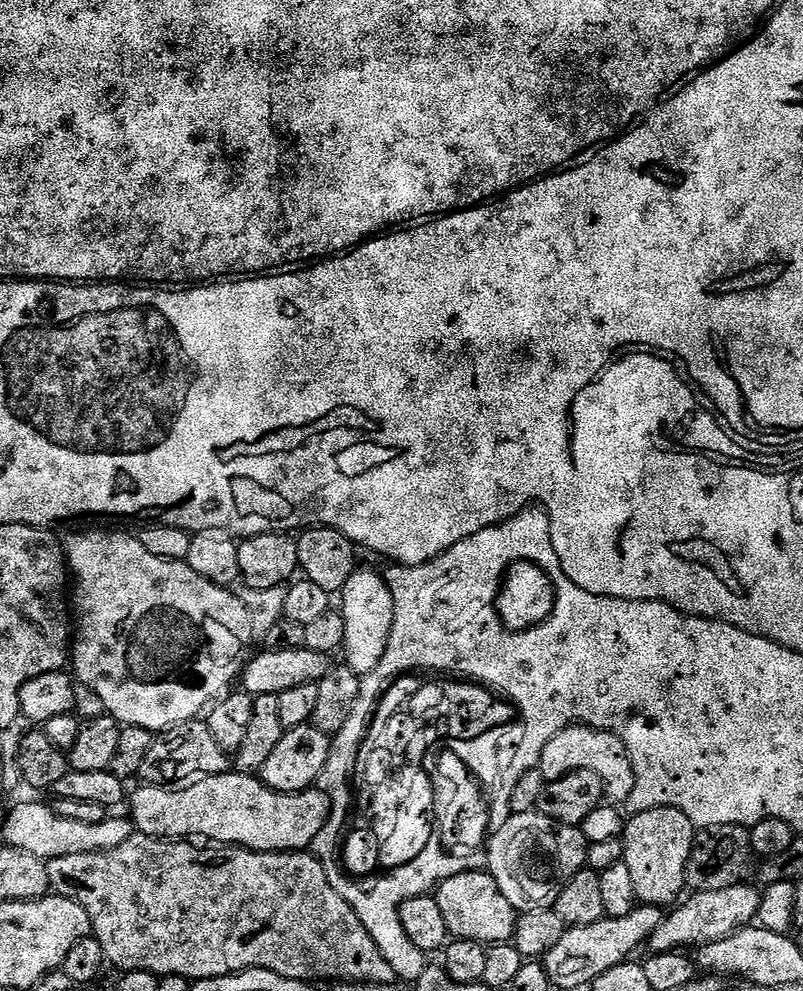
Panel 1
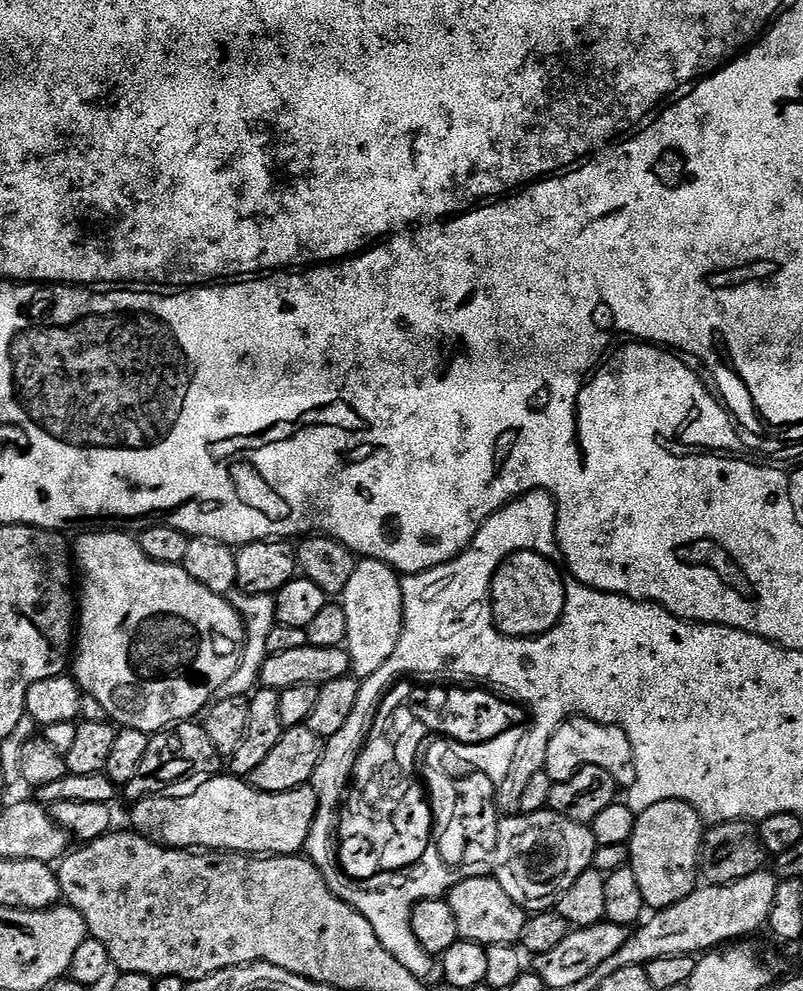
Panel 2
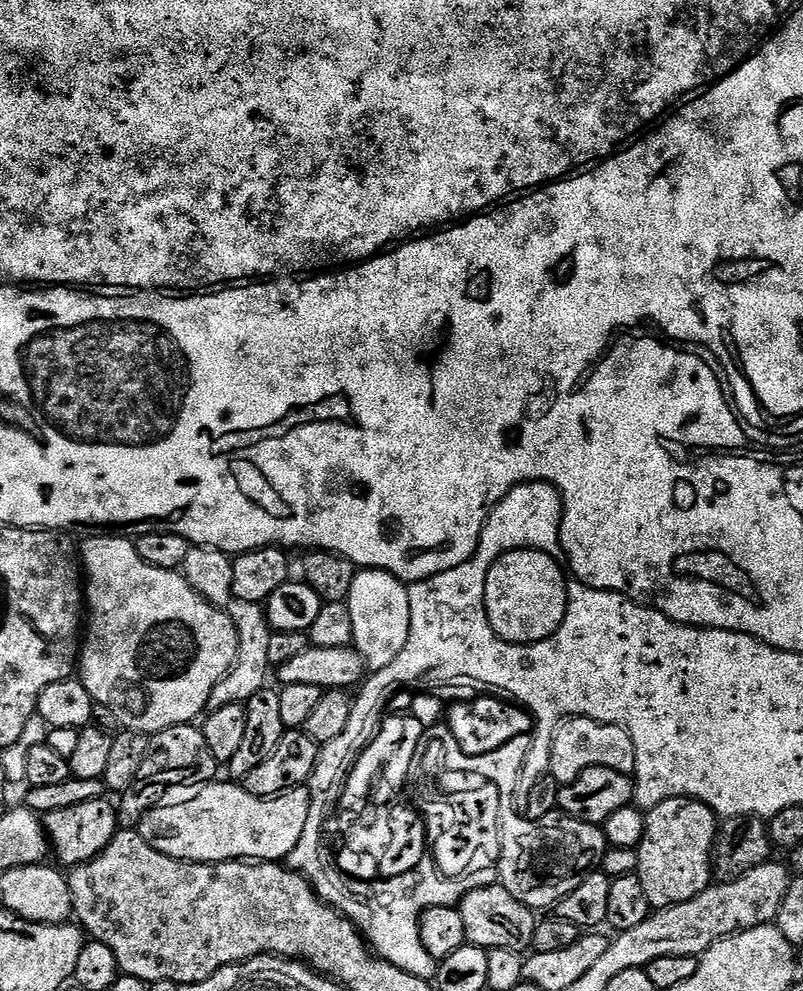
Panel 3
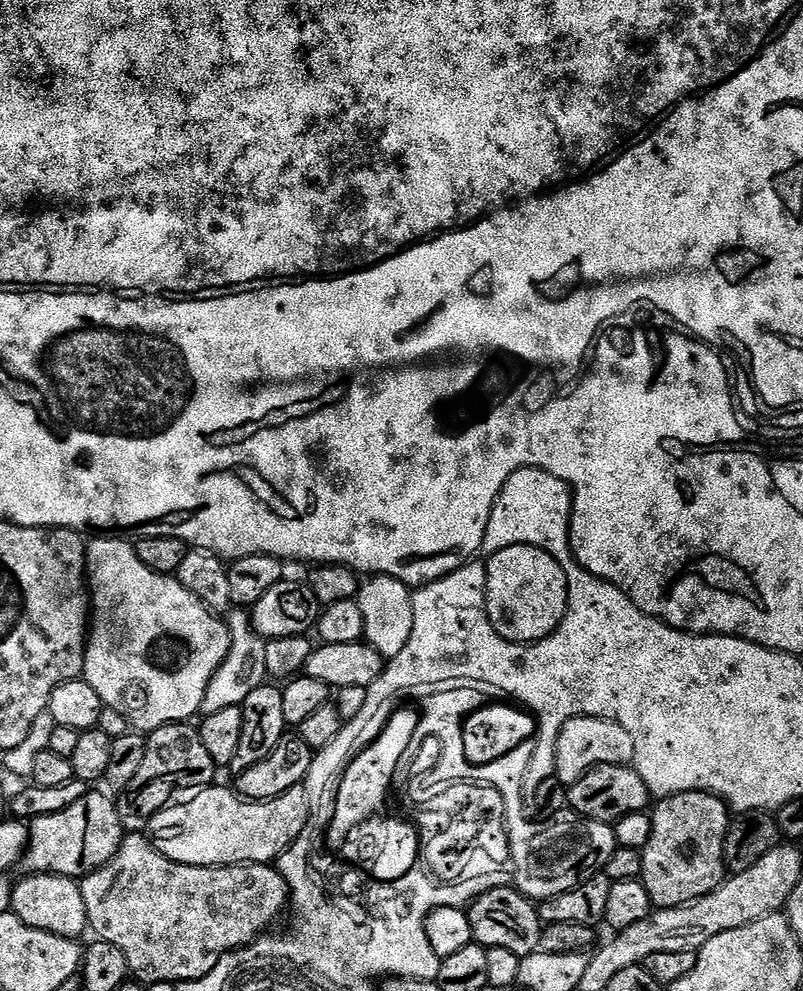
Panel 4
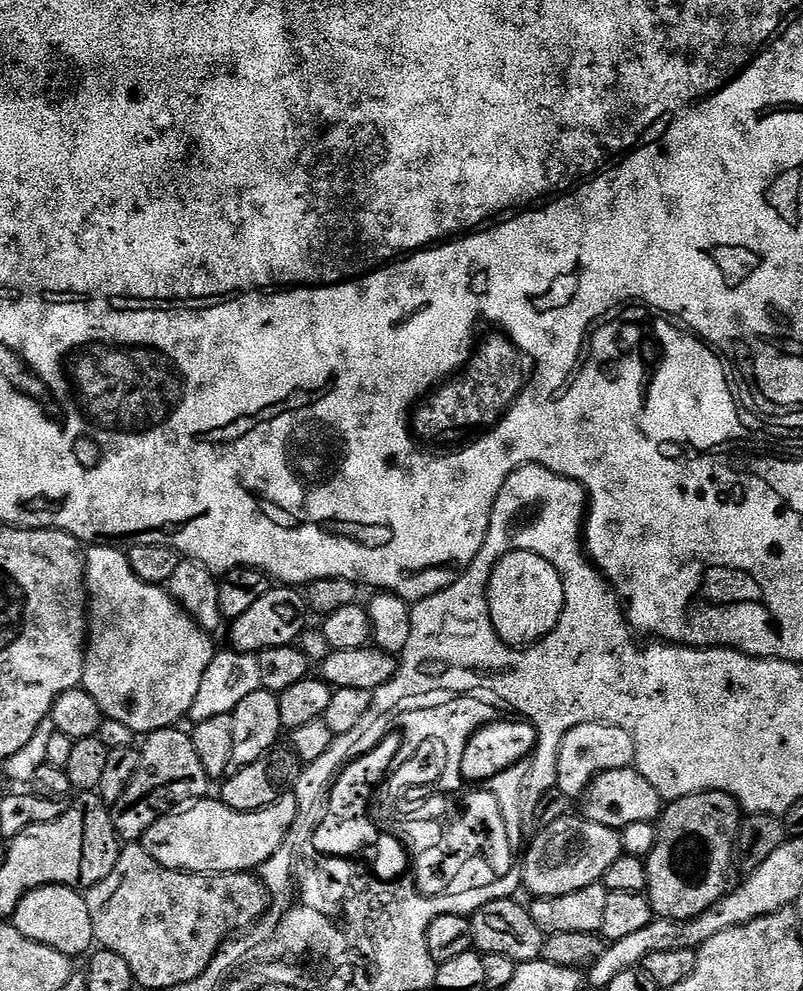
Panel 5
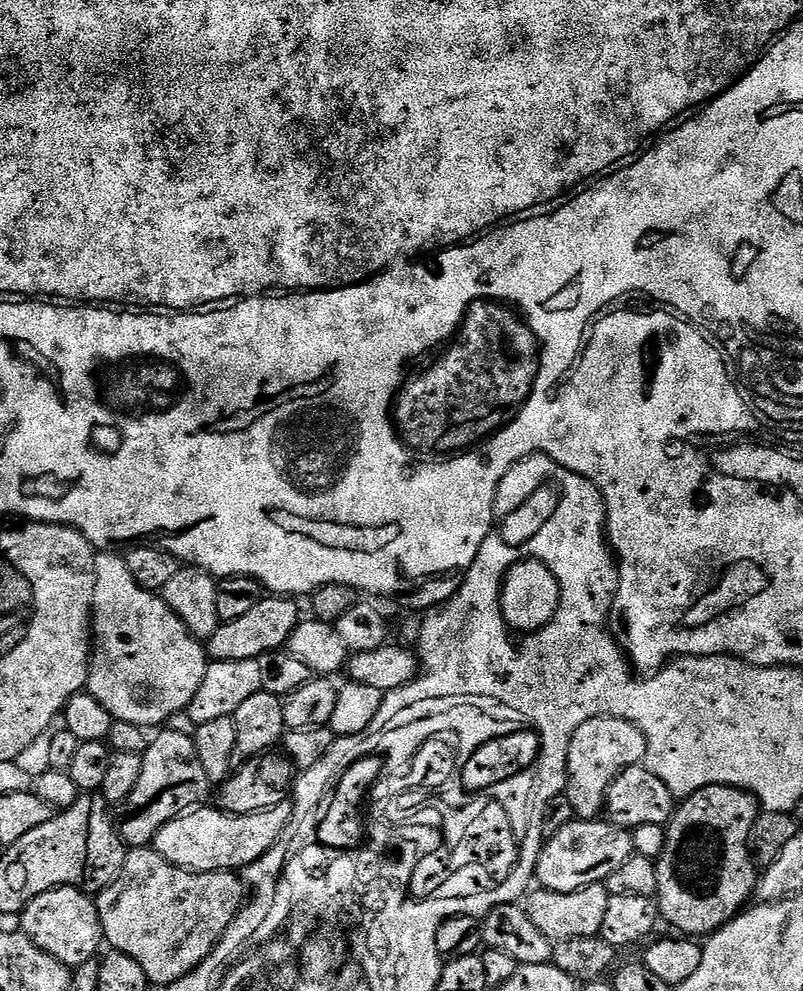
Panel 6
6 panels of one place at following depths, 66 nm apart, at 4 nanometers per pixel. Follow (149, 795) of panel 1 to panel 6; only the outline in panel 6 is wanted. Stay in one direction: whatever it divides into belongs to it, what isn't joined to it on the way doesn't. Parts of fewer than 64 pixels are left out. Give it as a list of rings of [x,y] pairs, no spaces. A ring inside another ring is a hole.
[[[288,802],[254,814],[230,814],[216,806],[208,807],[197,806],[166,822],[166,826],[158,830],[154,847],[166,862],[187,872],[243,870],[281,843],[283,836],[280,835],[289,831],[294,820],[294,808]]]

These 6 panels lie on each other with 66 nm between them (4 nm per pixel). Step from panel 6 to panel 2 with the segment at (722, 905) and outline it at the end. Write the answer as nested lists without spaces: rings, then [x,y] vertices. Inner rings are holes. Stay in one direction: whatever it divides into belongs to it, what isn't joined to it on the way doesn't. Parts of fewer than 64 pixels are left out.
[[[685,800],[657,802],[650,810],[637,815],[634,834],[627,843],[628,858],[649,909],[669,908],[696,891],[705,831],[706,824],[698,810]]]

